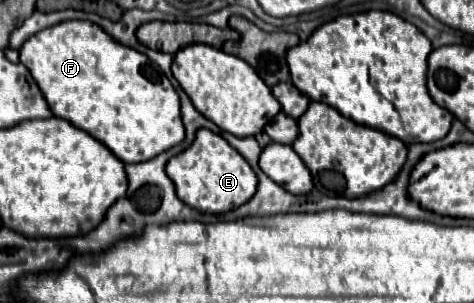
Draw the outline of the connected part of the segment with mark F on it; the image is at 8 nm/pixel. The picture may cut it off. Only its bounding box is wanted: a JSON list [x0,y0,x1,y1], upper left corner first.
[20,21,184,163]

